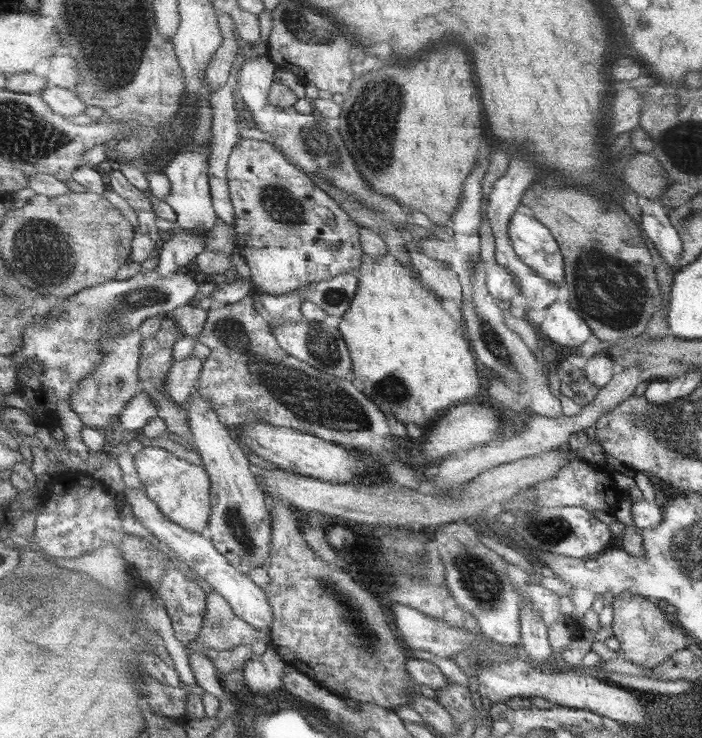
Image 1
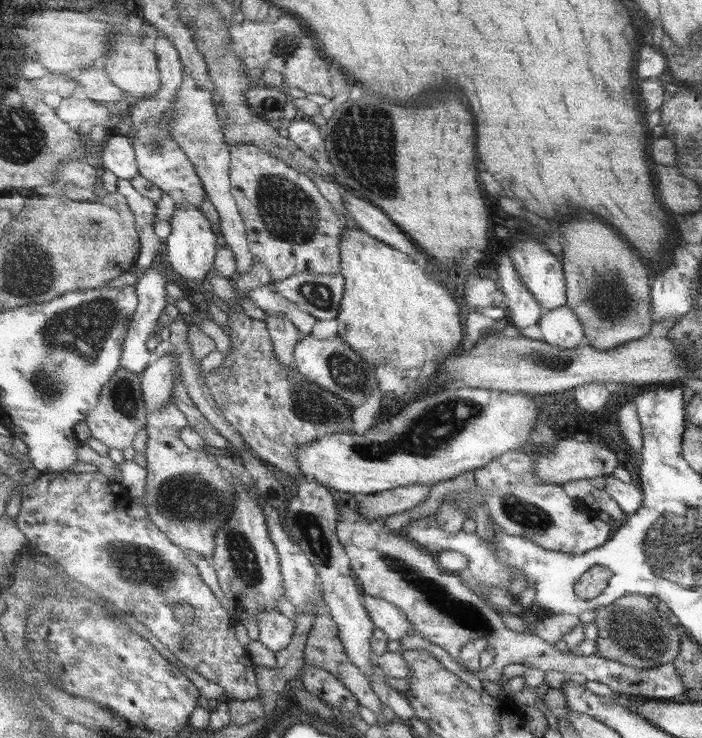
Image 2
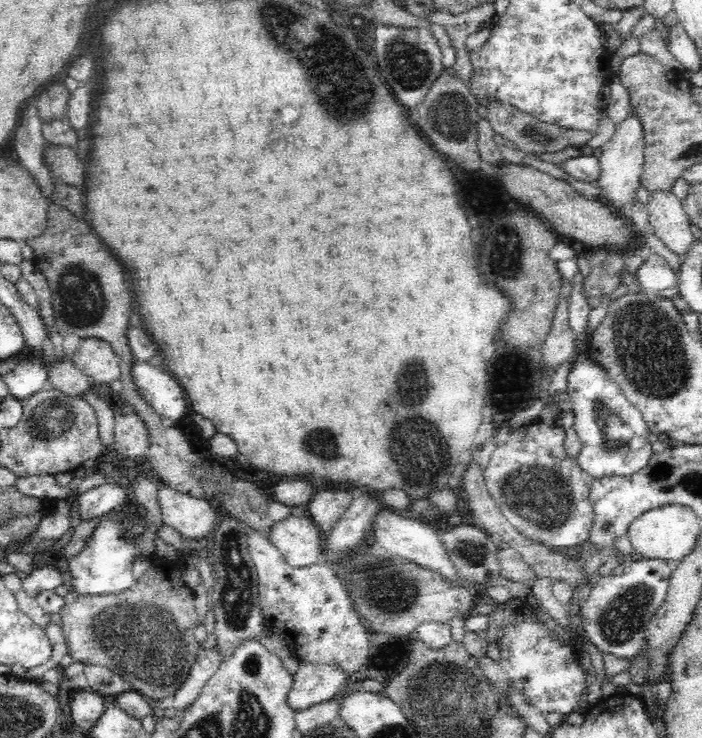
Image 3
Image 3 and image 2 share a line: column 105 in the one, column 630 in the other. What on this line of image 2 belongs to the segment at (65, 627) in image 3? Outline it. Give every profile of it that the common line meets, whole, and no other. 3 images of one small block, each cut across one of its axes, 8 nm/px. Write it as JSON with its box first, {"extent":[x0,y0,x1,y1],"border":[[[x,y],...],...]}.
{"extent":[594,595,685,668],"border":[[[627,595],[609,606],[598,607],[594,621],[599,626],[597,655],[635,668],[655,668],[673,663],[685,636],[683,626],[670,624],[651,598],[643,595]]]}

